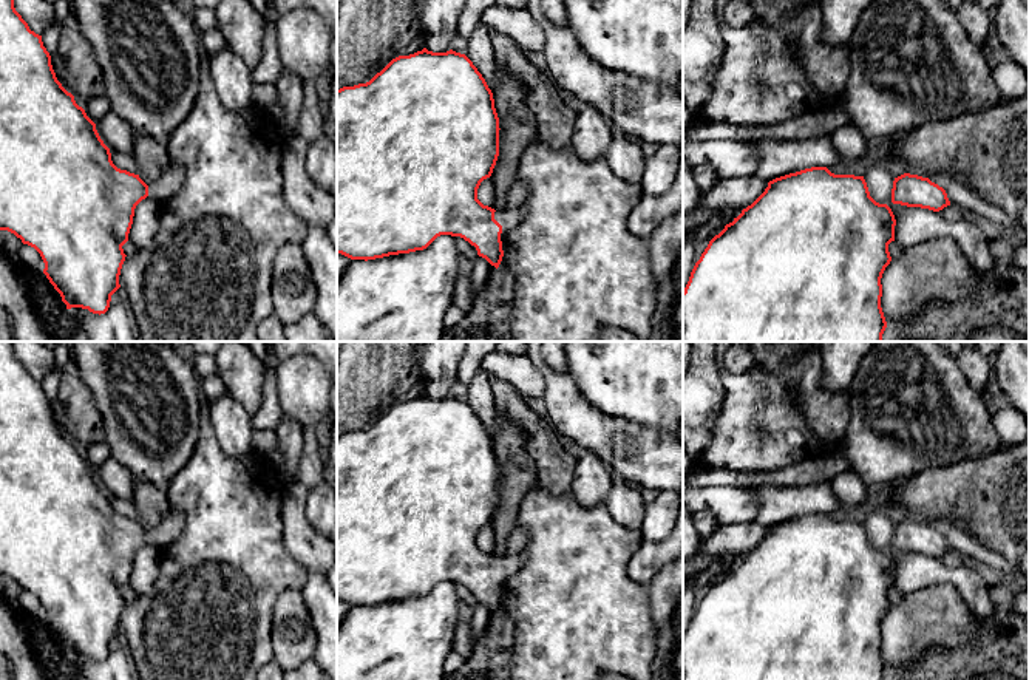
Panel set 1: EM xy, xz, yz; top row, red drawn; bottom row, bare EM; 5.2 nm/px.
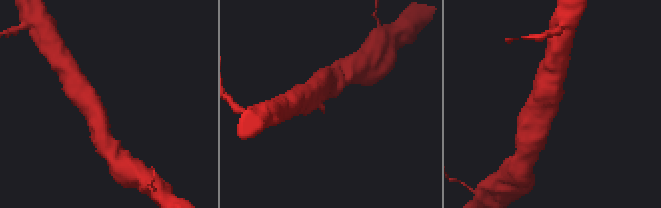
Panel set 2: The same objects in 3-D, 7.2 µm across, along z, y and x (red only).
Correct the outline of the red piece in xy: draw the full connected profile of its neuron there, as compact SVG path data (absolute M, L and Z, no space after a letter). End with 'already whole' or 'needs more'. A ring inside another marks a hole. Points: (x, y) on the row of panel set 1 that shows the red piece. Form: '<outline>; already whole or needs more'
M0 0L0 230L14 233L40 253L43 274L66 309L82 308L99 315L108 311L111 295L121 287L127 257L122 246L128 241L136 206L147 196L164 202L181 190L182 182L184 170L178 164L170 164L150 185L139 175L117 168L96 124L57 80L42 36L29 29L14 0Z; needs more

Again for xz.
M423 48L409 56L392 59L369 82L337 90L337 253L351 260L375 260L389 255L409 253L426 249L437 236L460 236L476 247L477 255L485 258L496 269L504 250L501 233L514 229L525 216L527 206L516 209L494 210L477 199L481 182L491 176L499 156L499 117L494 108L493 93L473 62L453 49L433 53Z; needs more

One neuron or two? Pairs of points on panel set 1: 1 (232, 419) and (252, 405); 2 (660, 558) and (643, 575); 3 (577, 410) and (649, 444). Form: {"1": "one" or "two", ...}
{"1": "two", "2": "one", "3": "one"}

